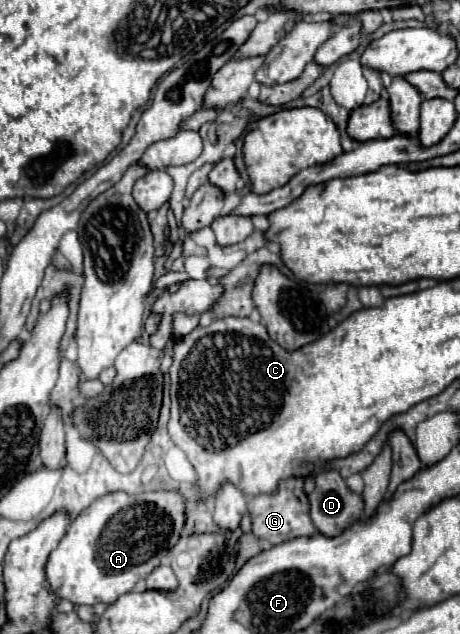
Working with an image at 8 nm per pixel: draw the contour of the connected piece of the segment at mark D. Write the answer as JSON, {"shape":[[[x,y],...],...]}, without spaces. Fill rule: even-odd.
{"shape":[[[319,472],[315,476],[315,490],[309,496],[311,520],[319,534],[331,538],[339,536],[347,526],[363,514],[363,500],[351,492],[339,472]]]}

